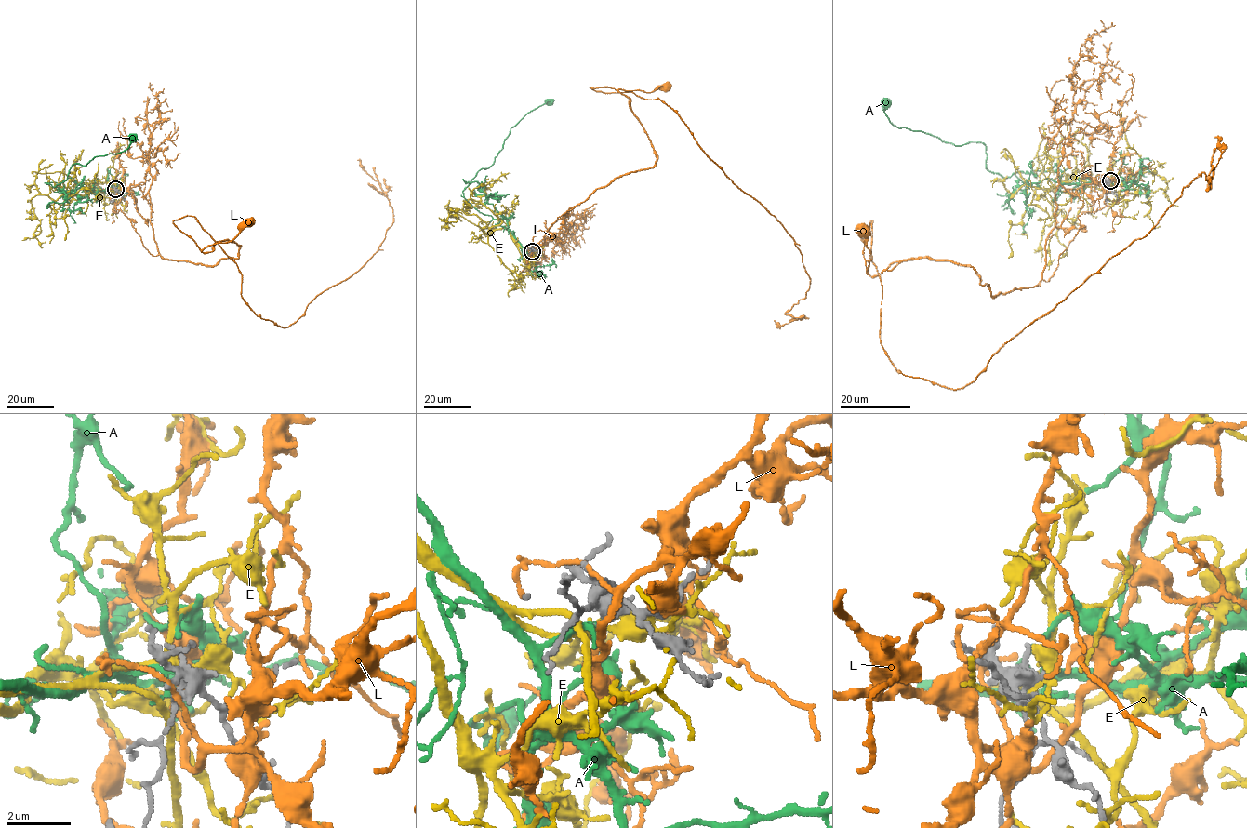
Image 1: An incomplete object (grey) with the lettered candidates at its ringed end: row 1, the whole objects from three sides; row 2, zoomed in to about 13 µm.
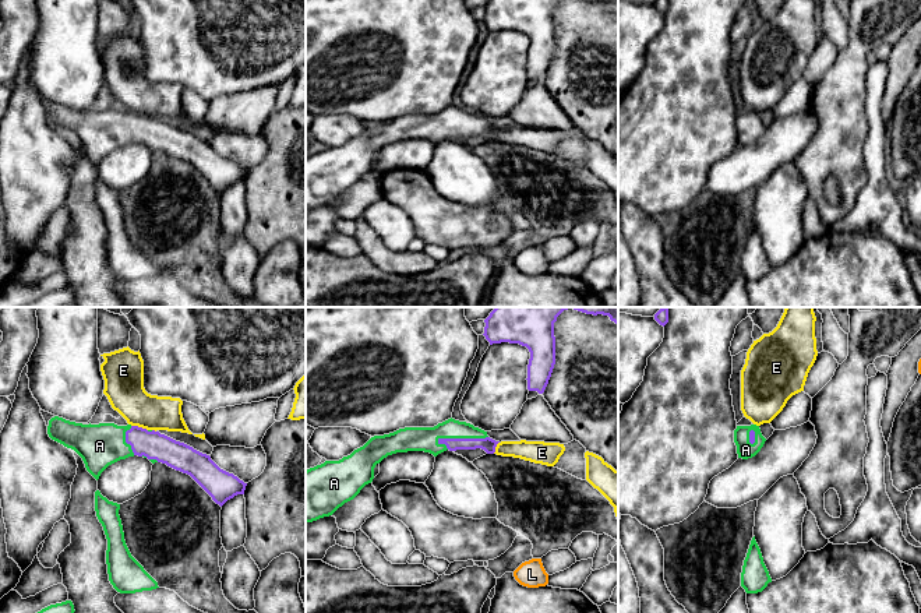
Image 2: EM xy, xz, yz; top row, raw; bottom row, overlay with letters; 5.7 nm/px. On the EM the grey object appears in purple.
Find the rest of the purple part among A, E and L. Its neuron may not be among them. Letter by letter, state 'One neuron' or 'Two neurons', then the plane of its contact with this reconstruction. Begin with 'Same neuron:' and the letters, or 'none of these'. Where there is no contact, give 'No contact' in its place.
Same neuron: A
A: One neuron. Touches purple in xz
E: Two neurons. Touches purple in xy
L: Two neurons. No contact

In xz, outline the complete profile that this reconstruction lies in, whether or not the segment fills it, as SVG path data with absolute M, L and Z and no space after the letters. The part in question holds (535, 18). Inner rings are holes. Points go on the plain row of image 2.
M490 0L484 7L484 24L493 31L509 29L526 34L530 39L527 52L527 77L543 81L555 52L554 10L561 0Z

